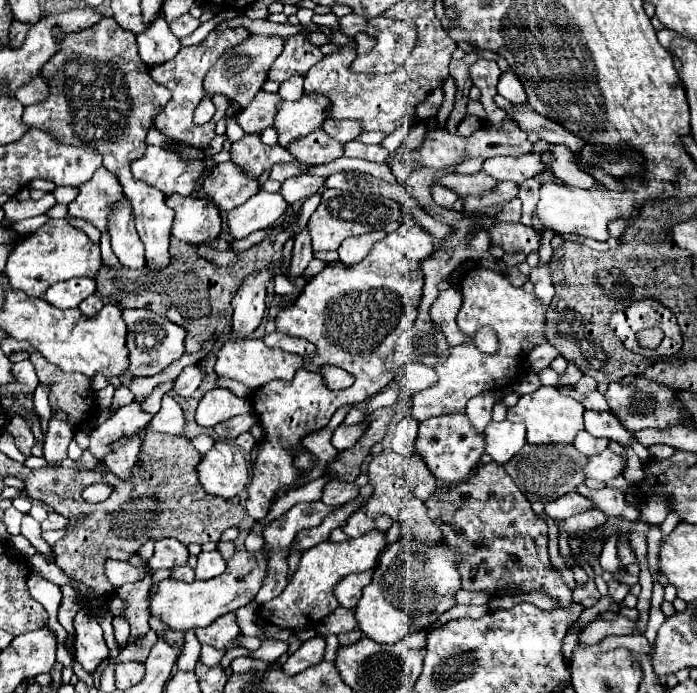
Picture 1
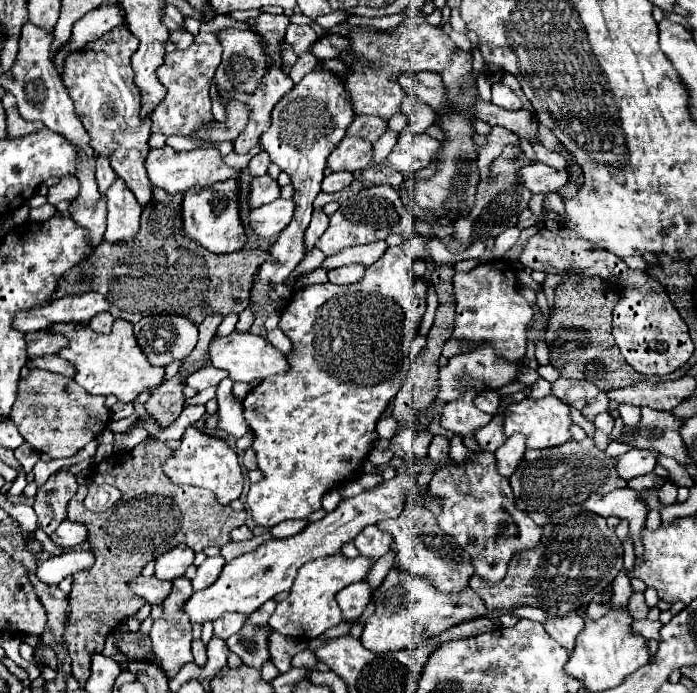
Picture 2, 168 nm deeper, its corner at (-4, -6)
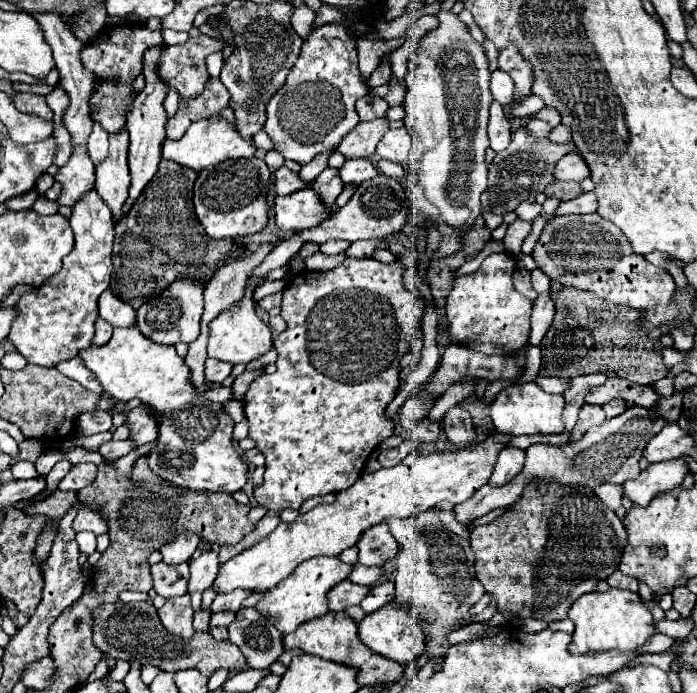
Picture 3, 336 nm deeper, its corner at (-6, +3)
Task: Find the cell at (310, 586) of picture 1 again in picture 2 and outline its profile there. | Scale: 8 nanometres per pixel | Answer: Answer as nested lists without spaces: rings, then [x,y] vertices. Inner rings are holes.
[[[333,554],[333,556],[325,556],[325,558],[317,558],[313,562],[307,562],[299,568],[295,582],[287,594],[287,598],[283,602],[277,604],[275,612],[269,618],[269,626],[283,634],[283,636],[293,636],[293,638],[317,638],[321,634],[325,634],[325,630],[337,626],[341,622],[341,610],[335,602],[335,594],[355,582],[361,582],[365,578],[365,574],[371,568],[371,560],[365,556],[357,556],[353,560],[341,556],[341,554]],[[297,632],[319,632],[319,634],[297,634]]]

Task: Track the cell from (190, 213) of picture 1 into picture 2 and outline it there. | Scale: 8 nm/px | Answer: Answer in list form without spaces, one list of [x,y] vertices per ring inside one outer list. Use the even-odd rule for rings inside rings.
[[[233,176],[211,188],[189,190],[183,198],[183,230],[213,254],[241,250],[247,244],[247,234],[239,216],[239,178]]]

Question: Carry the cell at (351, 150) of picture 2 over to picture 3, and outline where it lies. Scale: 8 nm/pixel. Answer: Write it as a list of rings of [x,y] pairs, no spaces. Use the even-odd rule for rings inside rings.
[[[377,119],[377,121],[367,121],[355,125],[347,137],[337,147],[337,153],[341,153],[347,159],[369,159],[375,155],[377,143],[381,137],[387,133],[389,123],[387,119]]]

